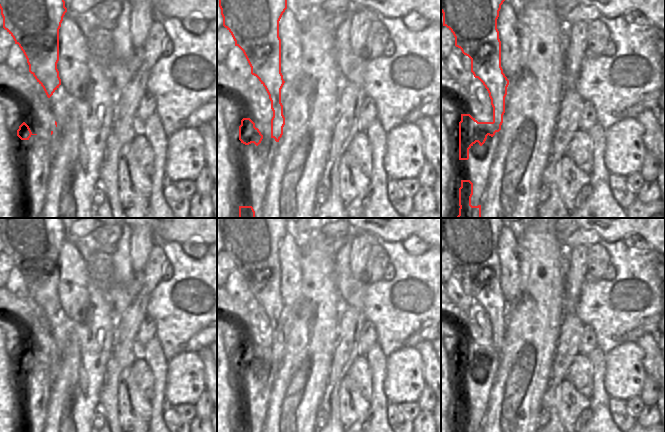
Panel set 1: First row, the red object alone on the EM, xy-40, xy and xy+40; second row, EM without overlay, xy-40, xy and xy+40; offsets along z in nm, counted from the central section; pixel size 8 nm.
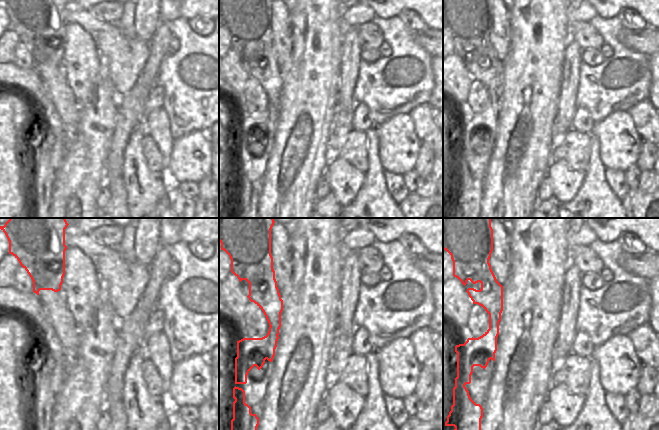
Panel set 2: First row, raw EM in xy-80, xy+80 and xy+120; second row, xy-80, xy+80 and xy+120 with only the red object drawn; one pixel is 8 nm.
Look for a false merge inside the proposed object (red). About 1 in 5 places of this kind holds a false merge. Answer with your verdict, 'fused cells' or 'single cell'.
fused cells

